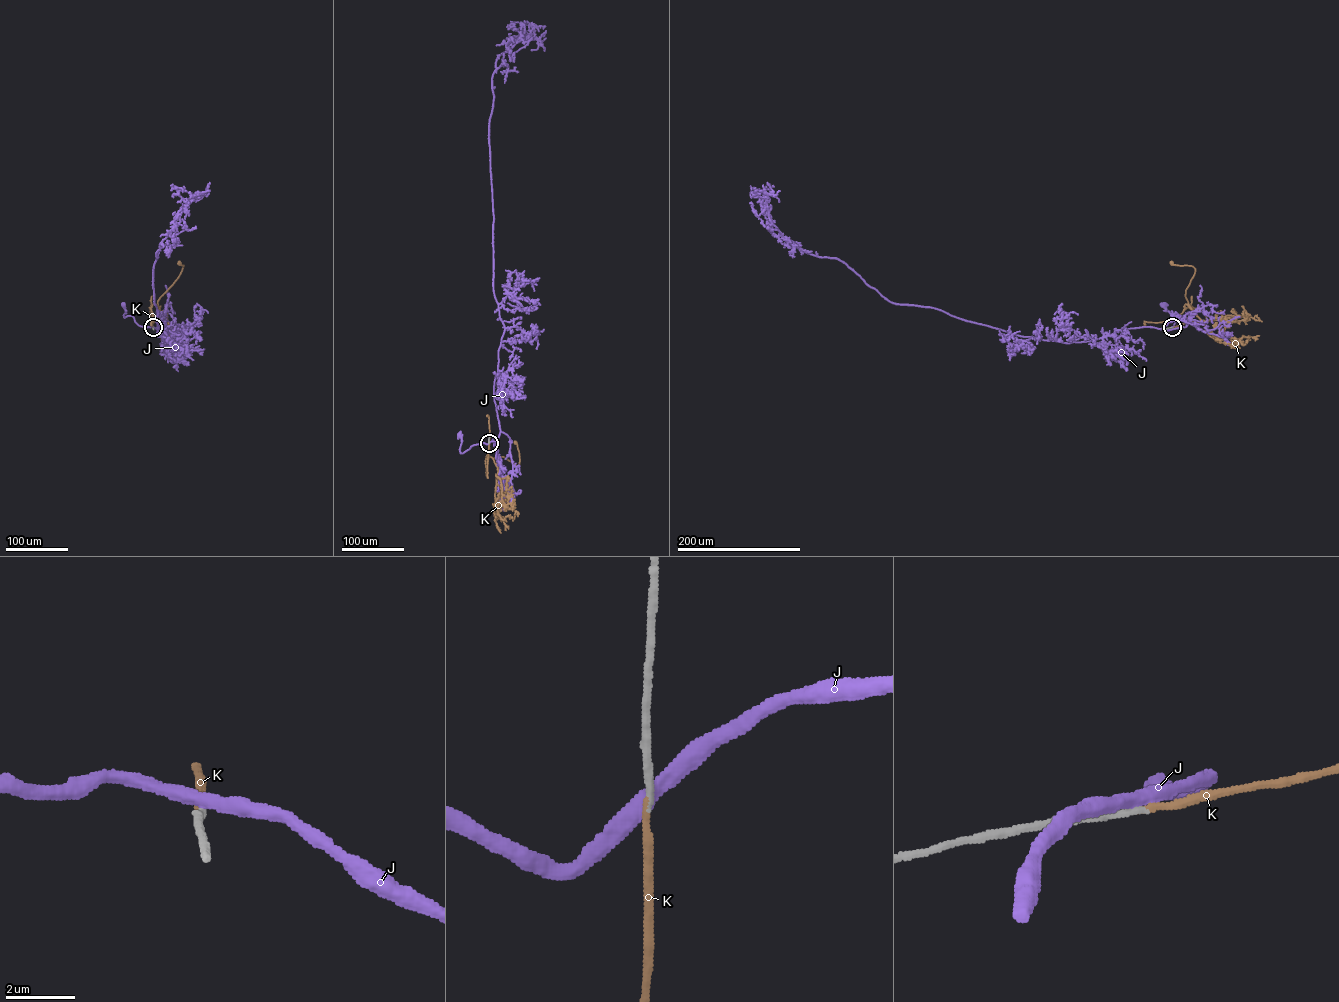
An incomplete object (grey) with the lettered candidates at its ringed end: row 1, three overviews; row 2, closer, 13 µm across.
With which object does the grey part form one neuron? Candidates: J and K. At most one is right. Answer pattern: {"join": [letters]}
{"join": ["K"]}

